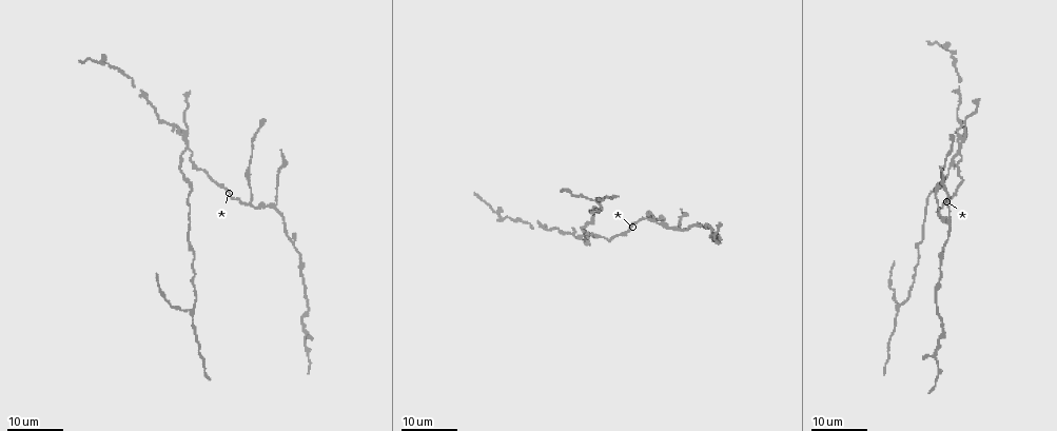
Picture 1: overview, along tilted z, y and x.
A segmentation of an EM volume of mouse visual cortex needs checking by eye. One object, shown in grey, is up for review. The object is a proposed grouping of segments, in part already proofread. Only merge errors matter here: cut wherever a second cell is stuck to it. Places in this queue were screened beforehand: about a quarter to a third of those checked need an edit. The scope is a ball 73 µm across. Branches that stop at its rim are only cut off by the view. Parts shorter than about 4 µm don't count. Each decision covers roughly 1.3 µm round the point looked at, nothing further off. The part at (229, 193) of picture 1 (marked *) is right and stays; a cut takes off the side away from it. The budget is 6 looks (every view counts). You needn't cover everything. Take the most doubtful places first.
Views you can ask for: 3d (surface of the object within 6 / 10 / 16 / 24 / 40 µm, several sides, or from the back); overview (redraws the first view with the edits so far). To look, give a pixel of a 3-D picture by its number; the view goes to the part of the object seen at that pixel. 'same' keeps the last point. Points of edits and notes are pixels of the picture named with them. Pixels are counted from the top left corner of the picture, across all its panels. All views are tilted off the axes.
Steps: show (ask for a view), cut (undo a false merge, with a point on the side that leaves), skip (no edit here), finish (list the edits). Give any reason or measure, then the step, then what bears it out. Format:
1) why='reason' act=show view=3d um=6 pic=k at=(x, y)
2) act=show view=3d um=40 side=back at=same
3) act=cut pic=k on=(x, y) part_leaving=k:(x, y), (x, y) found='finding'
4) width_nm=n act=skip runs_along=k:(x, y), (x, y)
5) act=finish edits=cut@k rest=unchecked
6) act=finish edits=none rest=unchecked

why='three-way junction' act=show view=3d um=16 pic=1 at=(652, 221)

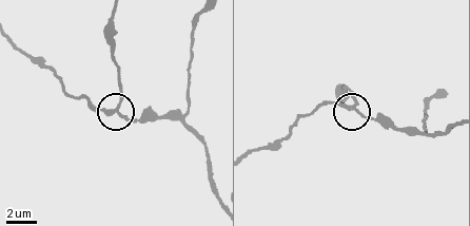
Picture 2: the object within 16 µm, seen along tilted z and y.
act=show view=3d um=10 pic=2 at=(116, 109)

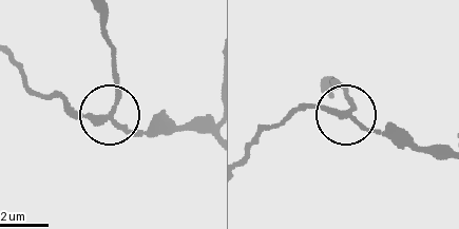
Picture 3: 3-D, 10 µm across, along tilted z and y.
side_arm_um=18 act=cut pic=3 on=(115, 74) part_leaving=3:(113, 102), (108, 17) found='two cells meet here'

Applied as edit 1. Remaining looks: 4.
act=show view=3d um=16 pic=1 at=(677, 228)

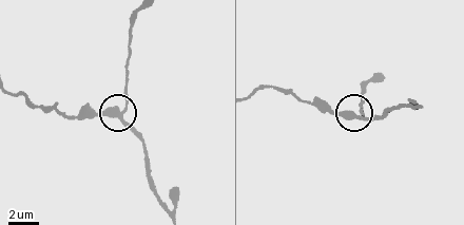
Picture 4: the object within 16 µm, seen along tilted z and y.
act=show view=3d um=10 pic=4 at=(120, 115)

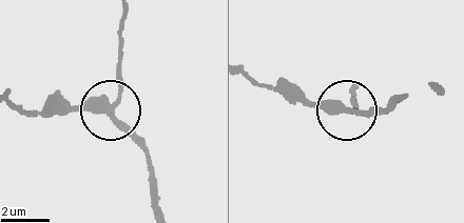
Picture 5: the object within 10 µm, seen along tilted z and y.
act=skip runs_along=5:(14, 102), (32, 113), (109, 105), (121, 88), (121, 33) found='one cell here'

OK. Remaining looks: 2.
why='a narrow waist' act=show view=3d um=24 pic=1 at=(954, 191)

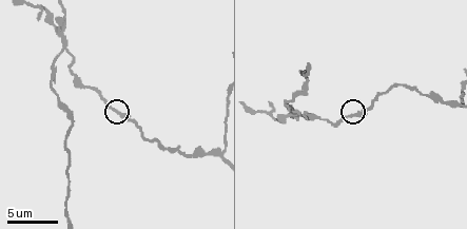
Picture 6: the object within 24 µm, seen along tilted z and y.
why='closer look' act=show view=3d um=6 pic=6 at=(351, 113)

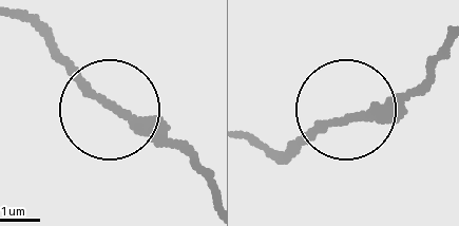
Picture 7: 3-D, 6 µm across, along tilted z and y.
act=skip runs_along=7:(207, 176), (96, 99), (48, 45) found='continuous, no second cell'

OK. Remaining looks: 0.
act=finish edits=cut@3 rest=unchecked

